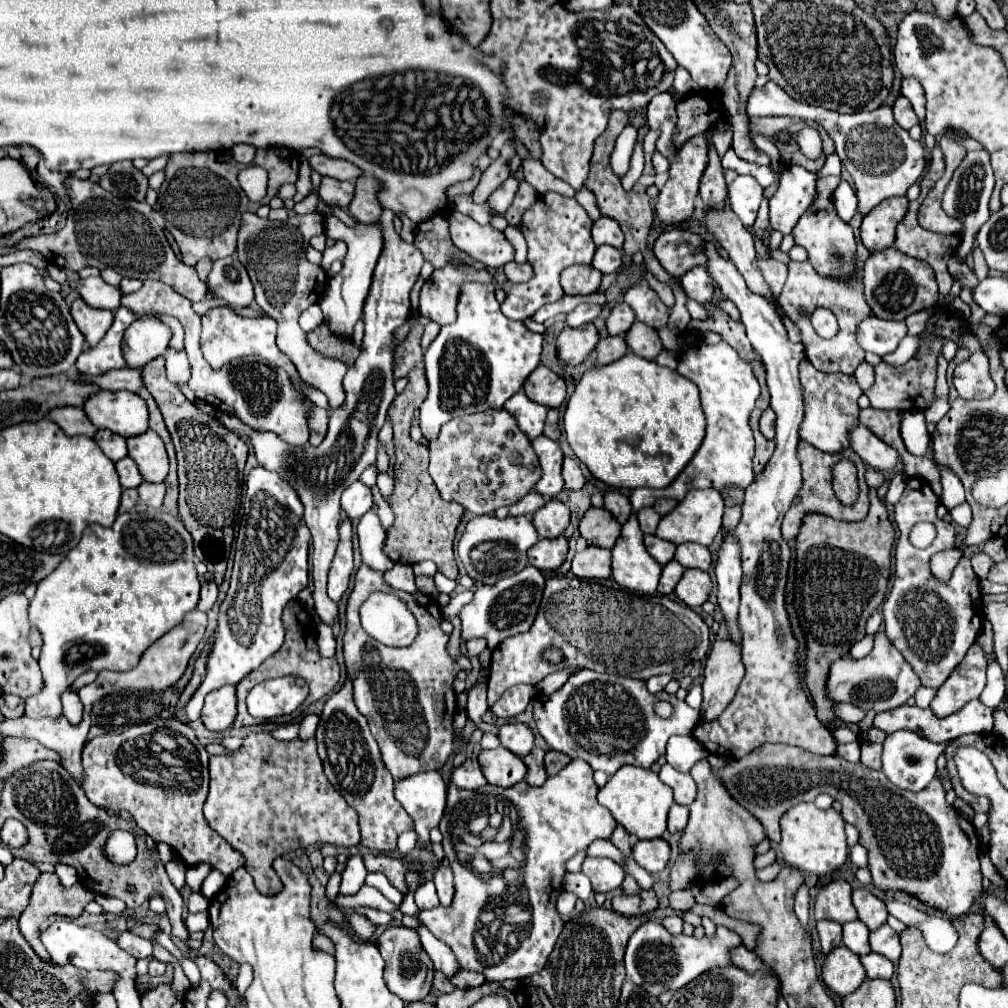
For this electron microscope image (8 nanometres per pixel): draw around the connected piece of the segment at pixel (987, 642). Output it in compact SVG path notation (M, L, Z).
M983 622L983 628L981 628L981 632L979 632L977 642L981 642L981 644L985 646L985 654L987 654L987 658L989 658L991 648L993 648L993 630L991 630L991 624L989 624L989 622Z

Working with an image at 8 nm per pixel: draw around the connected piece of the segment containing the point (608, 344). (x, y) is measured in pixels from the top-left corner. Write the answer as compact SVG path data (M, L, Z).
M607 336L597 344L597 360L599 364L611 364L627 354L627 342L623 336Z

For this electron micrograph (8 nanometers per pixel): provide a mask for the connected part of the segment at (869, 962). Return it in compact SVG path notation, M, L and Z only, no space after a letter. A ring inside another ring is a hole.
M869 952L865 956L861 956L861 962L865 966L865 972L867 972L867 978L883 978L883 980L889 980L893 976L893 962L887 960L885 956L881 954L875 954L875 952Z

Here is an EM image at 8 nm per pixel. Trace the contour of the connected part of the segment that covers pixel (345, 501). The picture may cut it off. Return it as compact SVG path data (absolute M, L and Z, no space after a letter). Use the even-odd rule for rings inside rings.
M355 480L341 496L341 508L343 512L355 520L355 518L361 518L369 508L373 506L373 500L371 500L371 490L361 482L361 480Z

